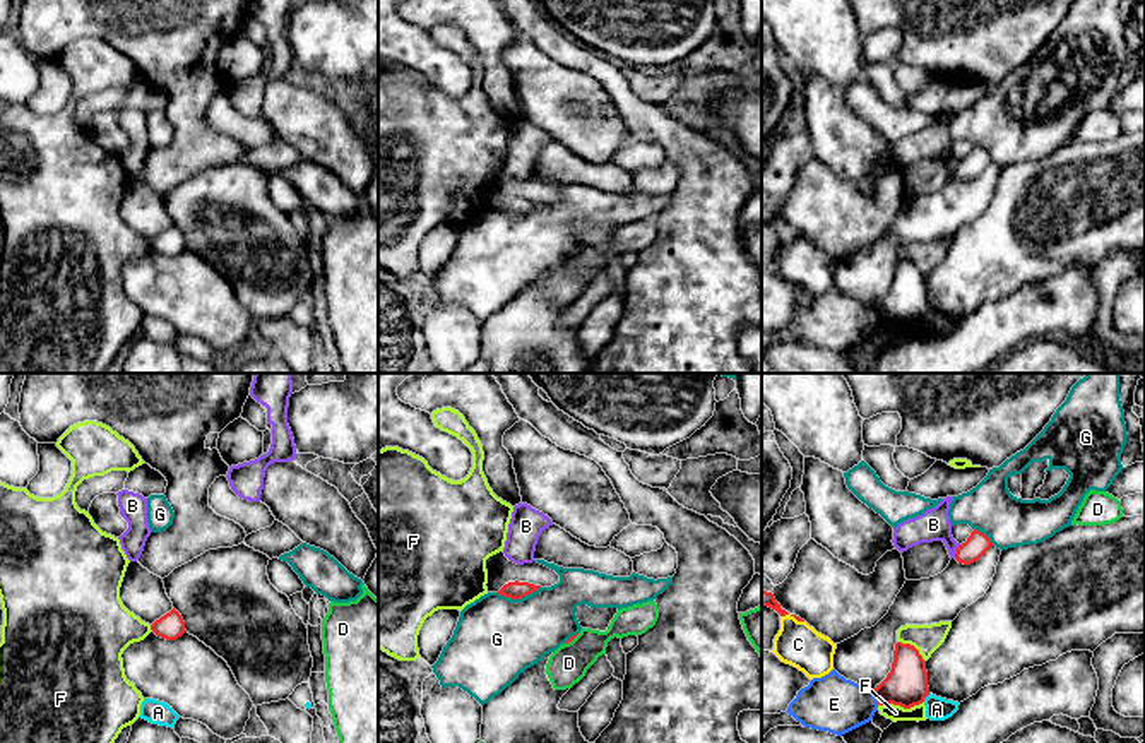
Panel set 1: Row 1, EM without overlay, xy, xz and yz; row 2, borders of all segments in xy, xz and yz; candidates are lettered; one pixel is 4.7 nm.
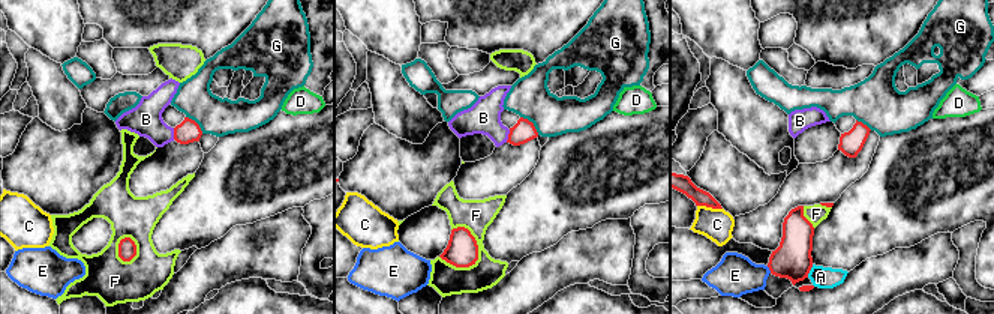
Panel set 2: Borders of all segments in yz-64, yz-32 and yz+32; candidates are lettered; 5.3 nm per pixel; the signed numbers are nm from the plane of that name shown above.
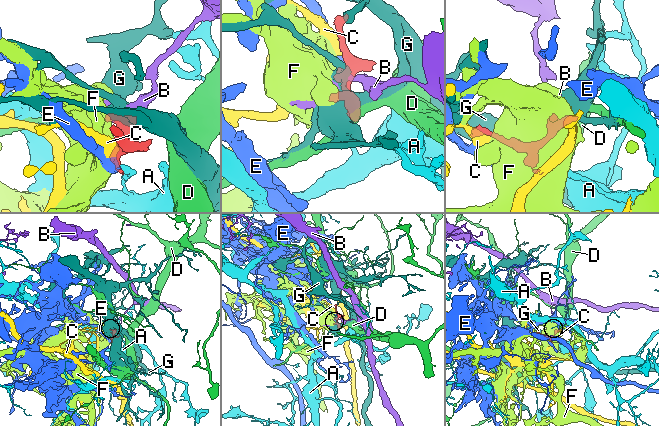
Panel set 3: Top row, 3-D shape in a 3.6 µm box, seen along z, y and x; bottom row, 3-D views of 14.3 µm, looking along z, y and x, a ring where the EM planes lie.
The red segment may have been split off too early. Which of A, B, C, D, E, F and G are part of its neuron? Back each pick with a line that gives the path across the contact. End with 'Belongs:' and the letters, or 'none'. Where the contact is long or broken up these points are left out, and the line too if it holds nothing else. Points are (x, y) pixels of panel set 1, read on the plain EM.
Belongs: none

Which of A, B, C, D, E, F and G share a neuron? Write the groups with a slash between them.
A / B / C / D / E / F / G

